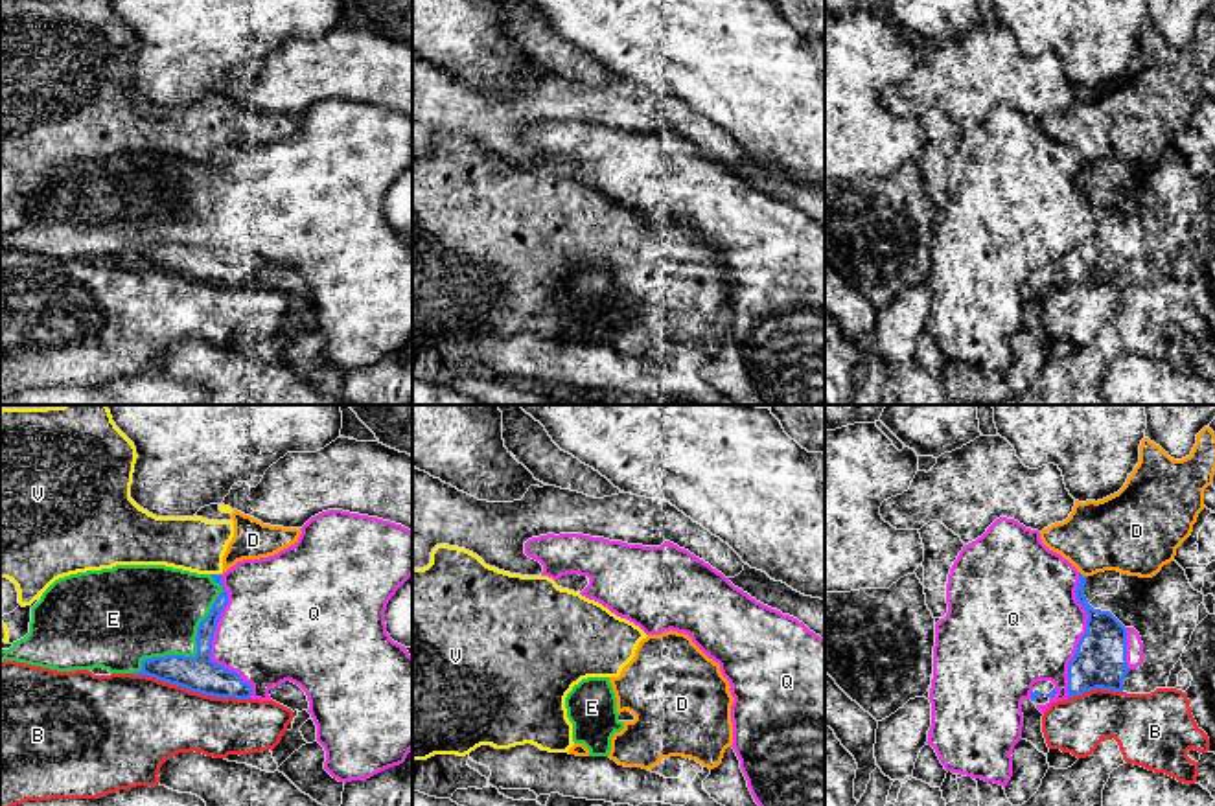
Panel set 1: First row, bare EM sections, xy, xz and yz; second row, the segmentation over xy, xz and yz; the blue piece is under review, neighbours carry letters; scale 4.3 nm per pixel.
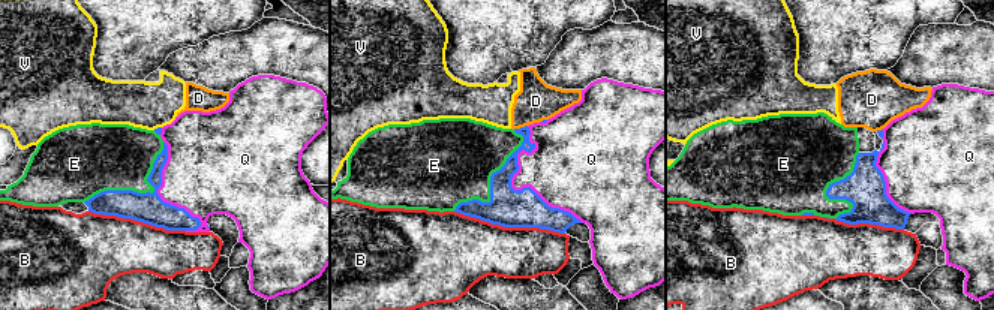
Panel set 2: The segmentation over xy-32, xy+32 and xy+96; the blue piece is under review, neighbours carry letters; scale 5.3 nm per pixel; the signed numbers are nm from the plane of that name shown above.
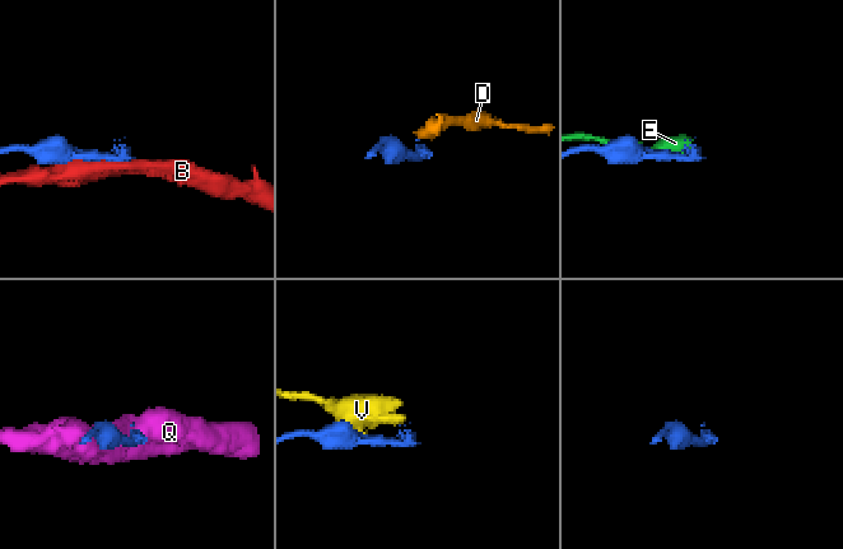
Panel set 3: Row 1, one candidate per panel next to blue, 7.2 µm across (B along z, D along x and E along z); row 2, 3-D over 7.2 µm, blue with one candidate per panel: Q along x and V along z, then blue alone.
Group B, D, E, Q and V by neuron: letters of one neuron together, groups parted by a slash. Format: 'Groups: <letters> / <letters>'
Groups: B / D V / E / Q

